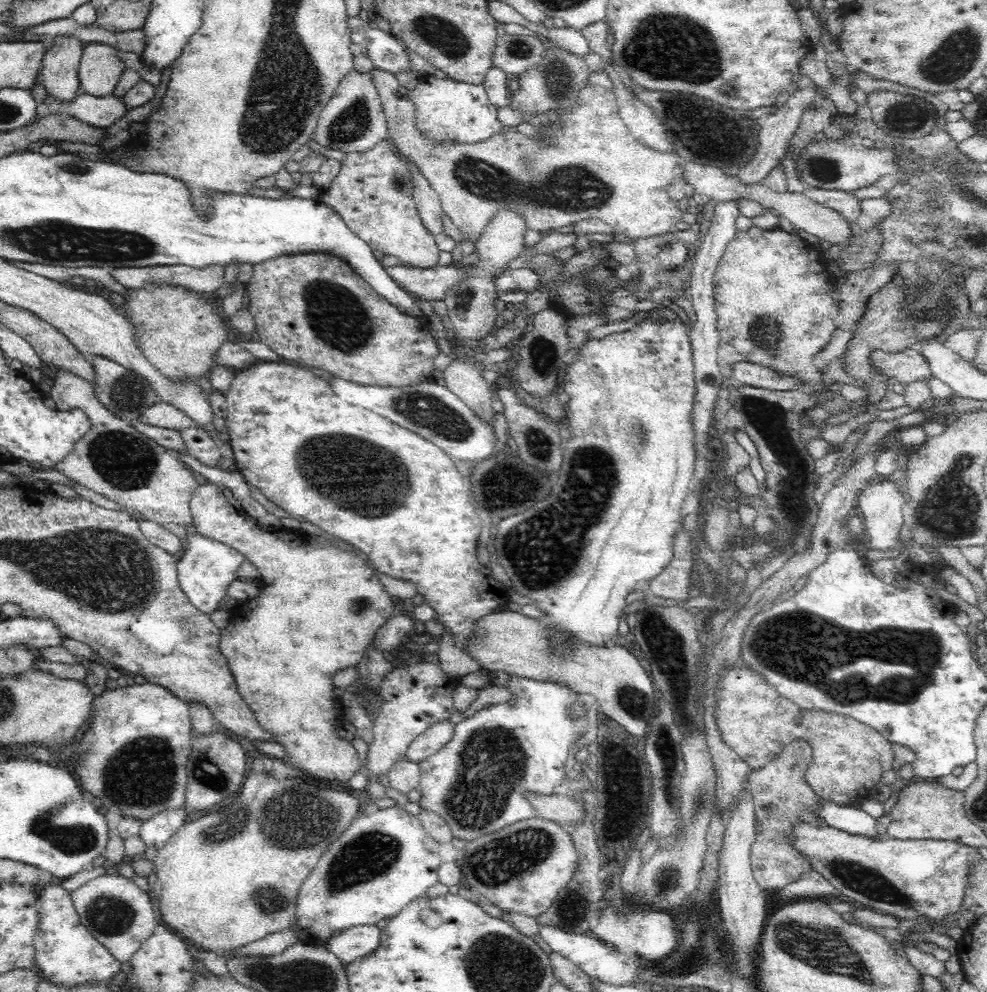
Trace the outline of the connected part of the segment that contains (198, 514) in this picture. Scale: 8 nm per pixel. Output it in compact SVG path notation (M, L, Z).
M209 482L206 485L200 484L195 498L192 498L191 501L191 517L193 518L192 529L208 538L217 540L233 548L236 552L239 552L256 571L258 571L258 577L255 584L259 588L259 592L255 597L248 597L248 600L243 600L232 611L231 622L226 628L221 629L221 638L219 642L220 651L228 657L228 663L231 664L232 673L234 673L236 681L238 681L240 685L240 692L243 692L248 703L257 711L256 715L259 716L260 723L264 725L264 728L272 729L272 731L278 733L278 743L286 748L288 754L291 754L288 756L287 762L299 768L304 766L306 772L310 770L312 776L316 776L320 778L320 780L348 781L351 776L362 769L360 768L360 760L358 759L358 755L352 743L342 742L331 734L332 729L339 725L339 718L344 714L341 702L332 693L332 688L334 688L334 686L331 685L331 678L336 671L351 668L354 667L355 664L358 664L358 662L362 660L365 650L371 646L376 631L381 626L384 626L391 618L396 616L392 596L384 590L382 581L380 582L380 576L376 574L372 568L369 568L365 558L357 552L342 549L324 539L314 537L314 539L311 540L310 536L300 531L295 532L293 529L287 529L284 526L261 526L256 519L253 519L245 513L245 510L240 506L239 502L233 498L231 491L225 486L216 486Z

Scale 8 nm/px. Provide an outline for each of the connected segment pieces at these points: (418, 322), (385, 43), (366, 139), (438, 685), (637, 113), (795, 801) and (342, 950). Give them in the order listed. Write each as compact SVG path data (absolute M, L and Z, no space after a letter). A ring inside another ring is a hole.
M296 253L275 256L253 265L252 276L246 284L248 291L248 308L253 316L255 330L259 336L259 342L268 346L274 354L281 358L306 366L307 369L320 375L334 378L342 378L348 382L358 384L368 384L368 386L378 386L380 388L404 388L404 386L416 386L423 382L432 380L432 371L435 370L434 358L440 350L436 341L430 334L430 323L424 315L422 318L410 318L400 314L396 308L388 304L382 296L364 282L353 270L352 267L340 257L330 253Z
M348 15L346 29L351 42L363 47L377 70L396 74L400 70L410 69L406 54L402 51L402 42L391 34L371 29L362 15Z
M352 65L344 74L334 97L320 113L317 128L312 136L324 148L348 151L365 151L373 147L376 141L387 136L387 122L382 100L377 90L375 74L372 71L360 71Z
M417 663L415 667L406 667L389 670L384 674L379 690L384 695L385 704L382 711L374 718L373 742L368 746L367 769L364 773L370 776L378 776L387 773L389 768L406 755L410 743L420 736L433 722L448 719L452 712L455 712L451 692L458 686L454 677L452 679L441 674L439 667L433 663Z
M608 68L608 74L613 80L613 94L616 96L617 111L621 121L630 134L640 143L651 149L672 152L672 141L668 138L667 129L657 119L657 116L636 96L632 97L624 89L621 76L614 69Z
M796 741L788 744L774 760L764 766L762 770L752 771L748 775L747 784L751 793L754 814L763 824L763 832L755 838L750 848L750 868L752 878L758 888L765 893L768 890L778 890L788 884L800 881L802 874L807 870L804 859L797 855L783 840L783 832L800 819L798 813L811 812L815 797L812 791L801 781L801 772L811 760L810 747L803 742Z
M356 925L330 936L325 945L342 963L353 964L360 958L368 958L382 945L383 930L375 925Z

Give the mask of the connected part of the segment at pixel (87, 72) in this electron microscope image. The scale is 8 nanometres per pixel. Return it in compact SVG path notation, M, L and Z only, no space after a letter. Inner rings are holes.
M88 43L79 60L78 89L88 96L112 96L124 67L113 57L110 46Z

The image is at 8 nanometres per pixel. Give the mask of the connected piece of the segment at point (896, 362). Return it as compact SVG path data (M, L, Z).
M918 343L917 345L908 348L906 352L902 352L900 356L883 356L883 354L874 354L876 365L890 373L890 376L895 376L902 384L909 383L914 379L925 378L930 379L932 369L928 357L924 357L926 344Z

